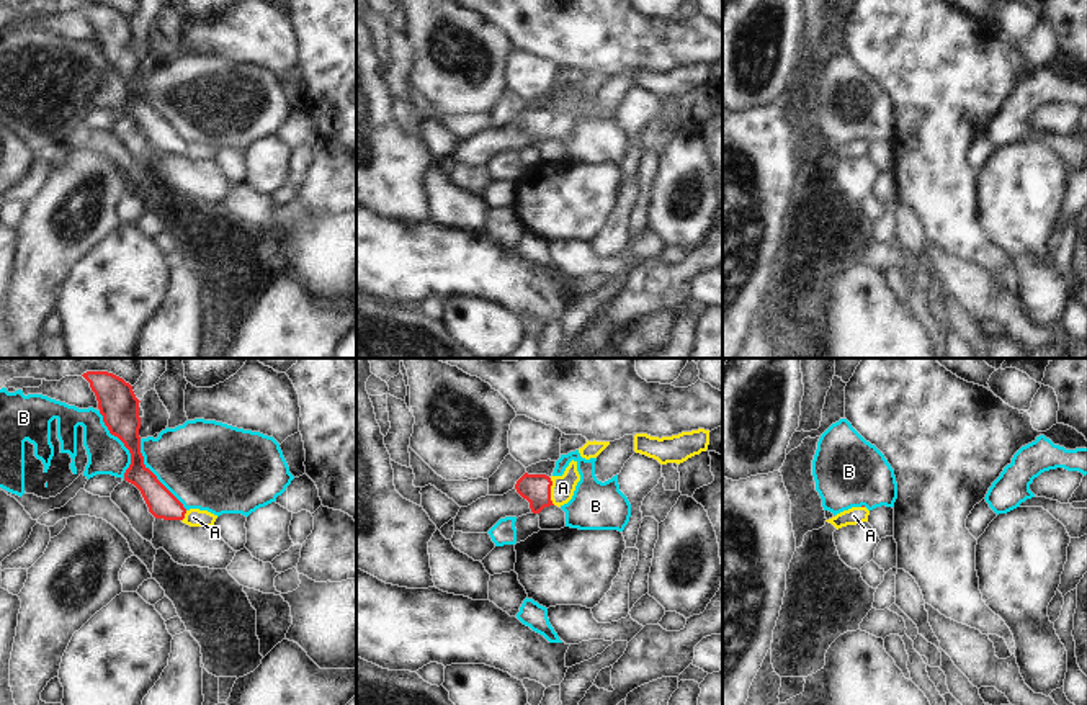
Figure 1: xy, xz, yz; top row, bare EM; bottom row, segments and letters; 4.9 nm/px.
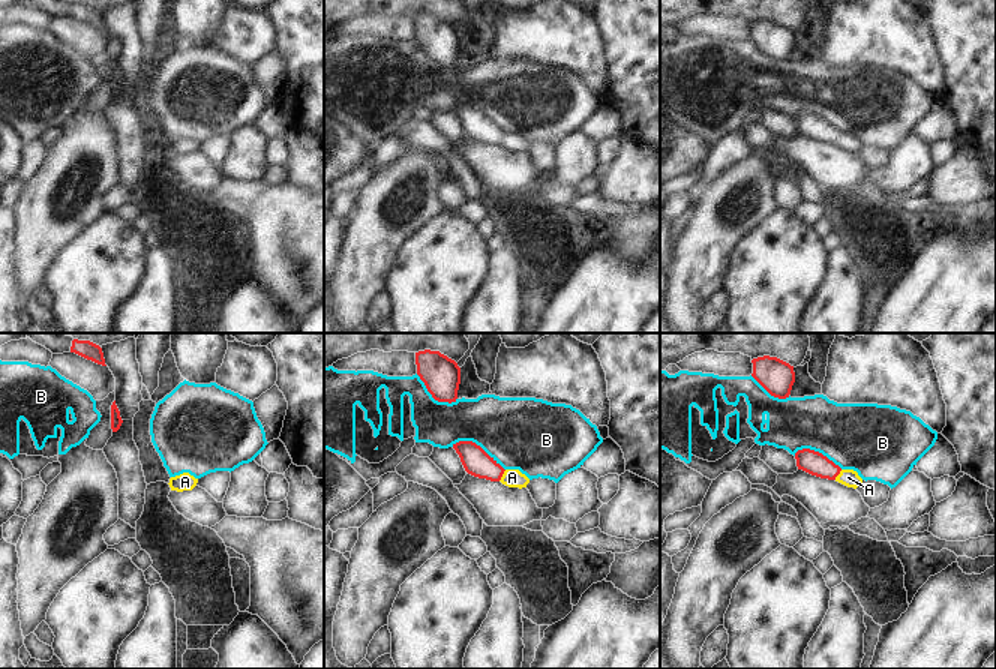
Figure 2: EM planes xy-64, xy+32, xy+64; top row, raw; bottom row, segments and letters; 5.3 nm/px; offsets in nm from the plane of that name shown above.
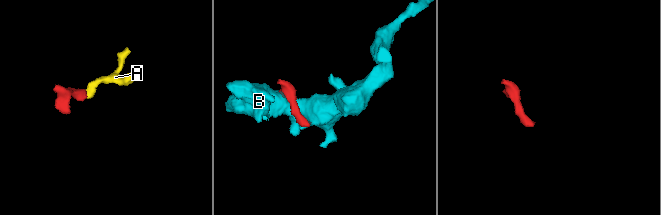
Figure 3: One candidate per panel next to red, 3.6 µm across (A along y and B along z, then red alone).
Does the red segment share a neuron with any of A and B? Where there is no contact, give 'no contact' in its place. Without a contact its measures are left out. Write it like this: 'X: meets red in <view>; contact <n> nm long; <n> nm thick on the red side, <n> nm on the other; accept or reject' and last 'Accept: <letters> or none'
A: meets red in xz; contact 140 nm long; 140 nm thick on the red side, 120 nm on the other; accept
B: meets red in xy; contact 360 nm long; 190 nm thick on the red side, 190 nm on the other; reject
Accept: A

